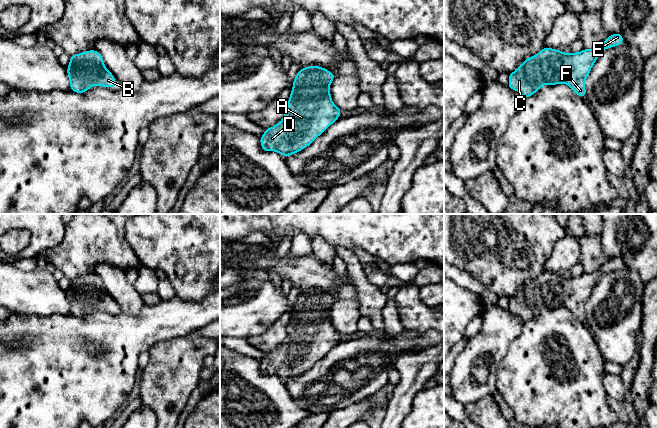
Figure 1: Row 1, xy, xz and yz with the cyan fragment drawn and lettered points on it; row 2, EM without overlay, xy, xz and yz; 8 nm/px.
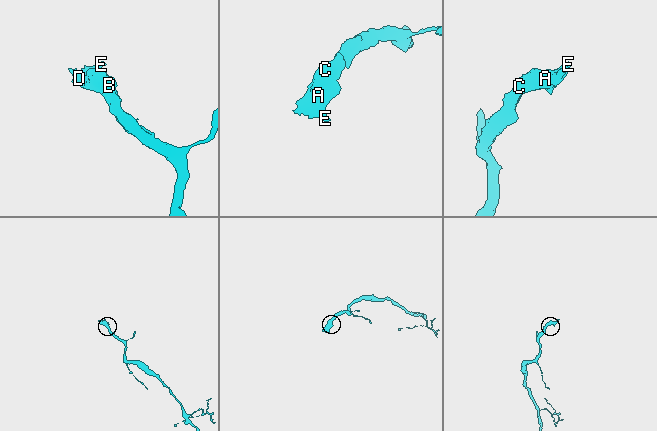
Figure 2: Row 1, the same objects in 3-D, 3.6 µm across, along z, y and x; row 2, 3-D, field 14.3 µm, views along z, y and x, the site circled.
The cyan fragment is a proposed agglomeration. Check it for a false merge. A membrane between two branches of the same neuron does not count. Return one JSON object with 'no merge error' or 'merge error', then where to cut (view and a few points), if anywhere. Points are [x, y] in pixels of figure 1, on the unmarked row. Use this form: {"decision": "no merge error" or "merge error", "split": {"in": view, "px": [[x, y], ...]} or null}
{"decision": "no merge error", "split": null}

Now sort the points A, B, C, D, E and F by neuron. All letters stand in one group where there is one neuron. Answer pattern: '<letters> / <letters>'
A B C D E F

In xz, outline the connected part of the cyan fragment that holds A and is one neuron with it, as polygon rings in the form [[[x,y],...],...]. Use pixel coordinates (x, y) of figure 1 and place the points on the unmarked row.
[[[320,290],[301,292],[297,297],[287,326],[283,343],[275,350],[266,352],[260,361],[264,375],[276,375],[283,381],[295,378],[308,371],[332,347],[339,343],[342,336],[331,323],[329,310],[335,300],[331,295]]]

